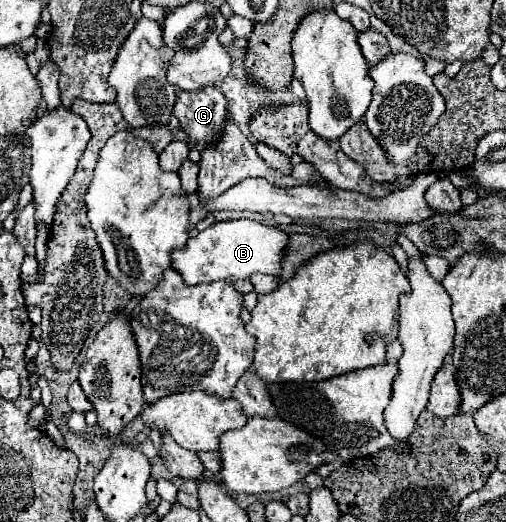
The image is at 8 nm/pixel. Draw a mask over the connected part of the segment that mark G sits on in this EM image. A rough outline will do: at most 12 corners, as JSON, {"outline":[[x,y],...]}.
{"outline":[[216,87],[178,91],[174,115],[204,149],[222,137],[230,111]]}

